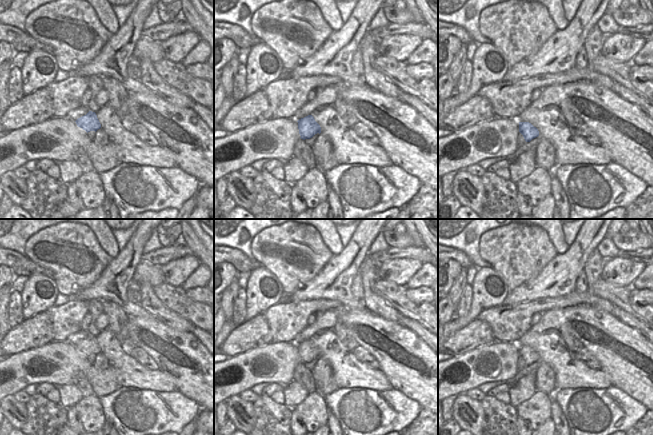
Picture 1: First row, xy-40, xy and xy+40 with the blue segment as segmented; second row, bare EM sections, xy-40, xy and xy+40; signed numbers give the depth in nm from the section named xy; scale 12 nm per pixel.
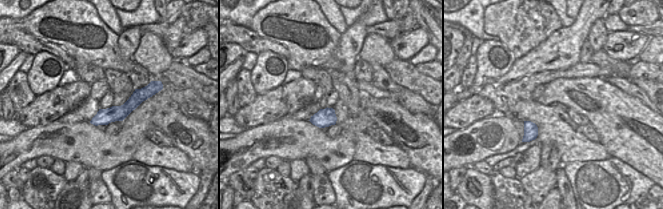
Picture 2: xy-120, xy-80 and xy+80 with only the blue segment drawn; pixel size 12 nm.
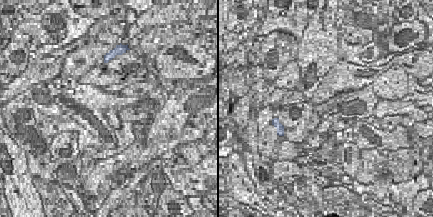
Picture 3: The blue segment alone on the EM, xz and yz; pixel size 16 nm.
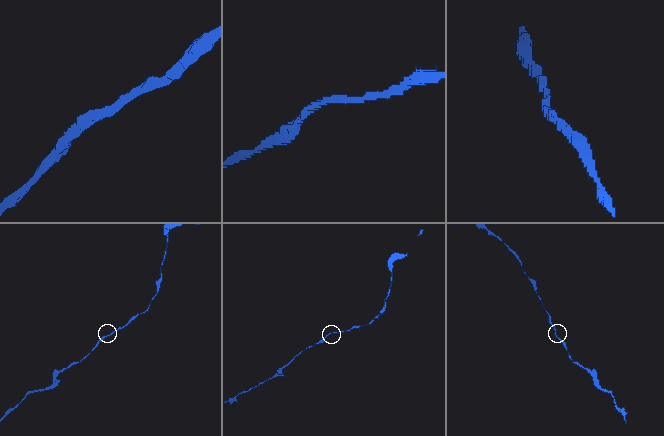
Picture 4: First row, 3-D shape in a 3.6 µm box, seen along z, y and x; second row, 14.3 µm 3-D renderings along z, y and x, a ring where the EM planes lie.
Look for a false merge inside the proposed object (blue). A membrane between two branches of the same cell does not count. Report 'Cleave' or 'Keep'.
Keep

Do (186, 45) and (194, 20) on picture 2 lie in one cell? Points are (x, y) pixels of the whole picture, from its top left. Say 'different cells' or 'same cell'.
different cells

